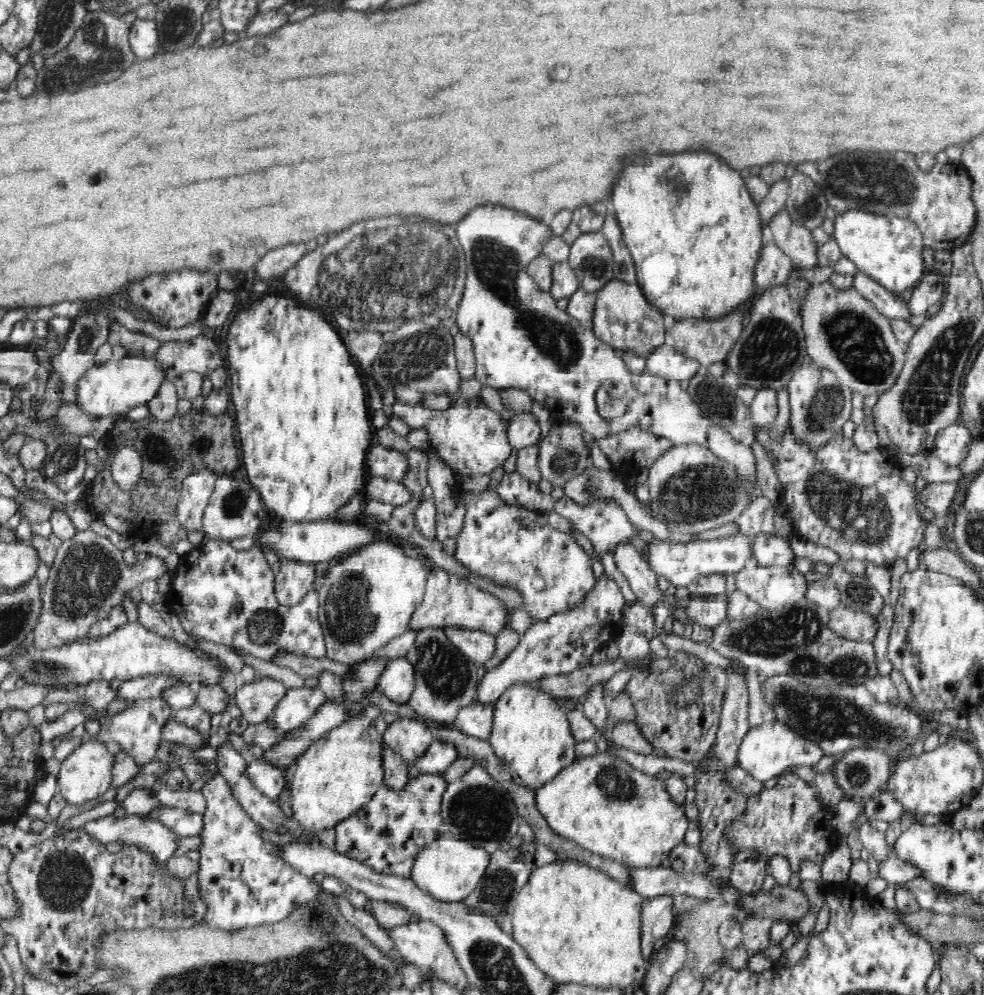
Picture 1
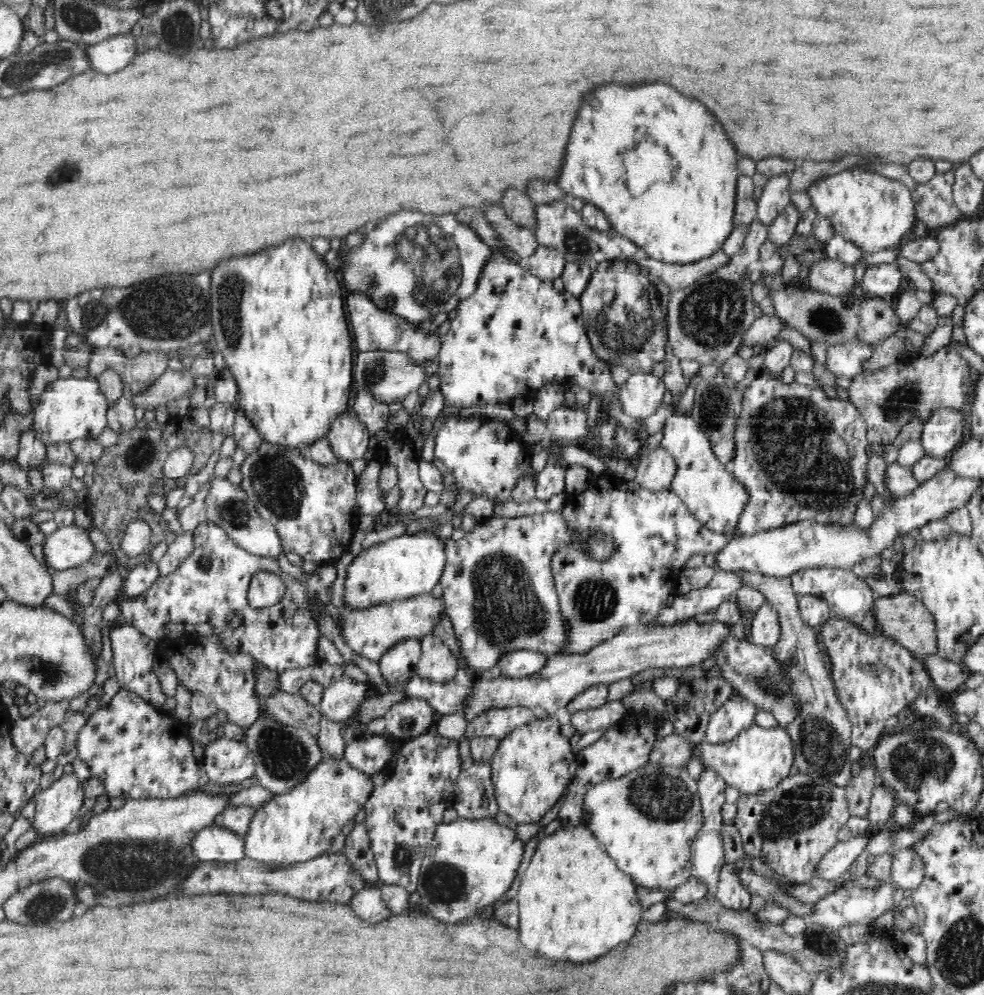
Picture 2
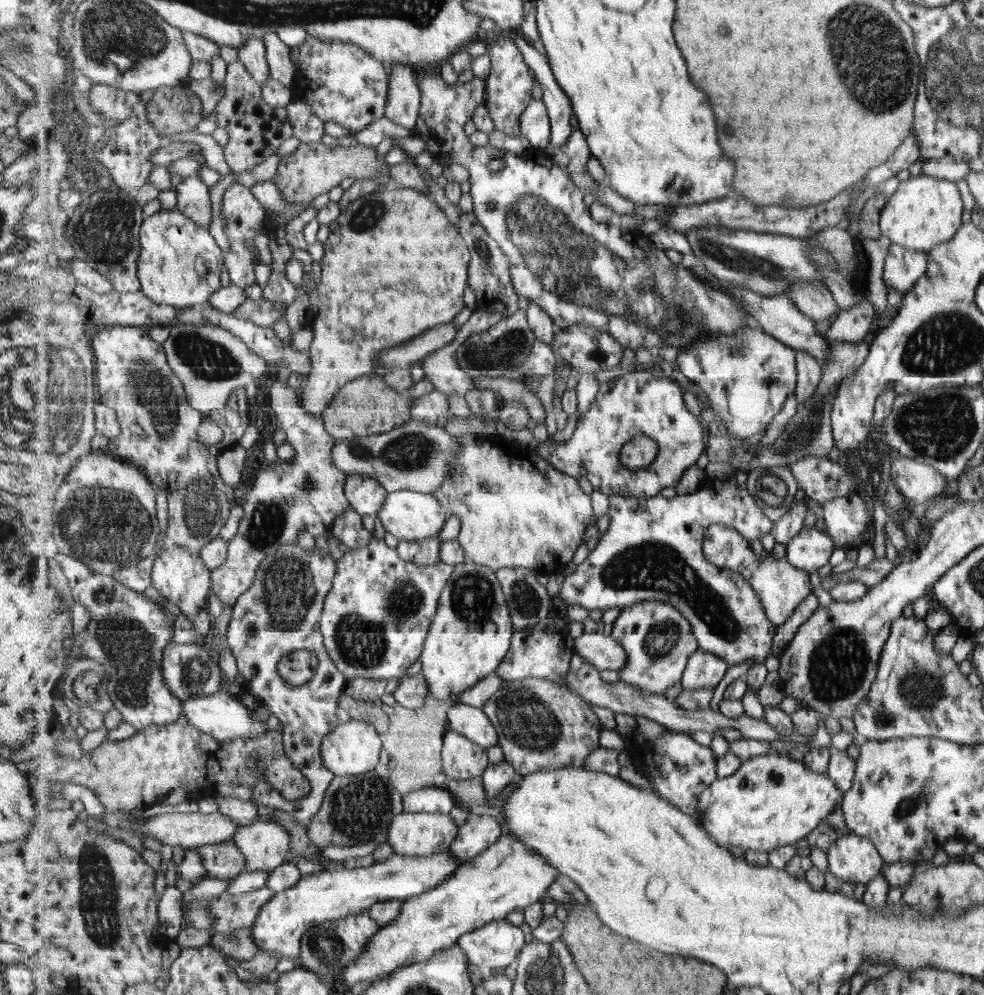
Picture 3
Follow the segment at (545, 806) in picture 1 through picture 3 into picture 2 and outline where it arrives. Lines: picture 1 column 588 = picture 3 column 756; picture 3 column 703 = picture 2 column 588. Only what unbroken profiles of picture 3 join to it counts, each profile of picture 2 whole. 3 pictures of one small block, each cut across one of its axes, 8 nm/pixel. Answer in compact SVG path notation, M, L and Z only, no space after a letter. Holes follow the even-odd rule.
M649 763L620 780L596 784L584 800L584 809L587 810L585 824L595 833L601 847L615 860L618 868L632 878L634 885L640 884L654 891L676 890L692 876L691 846L704 827L704 814L697 782L688 774L687 768Z

